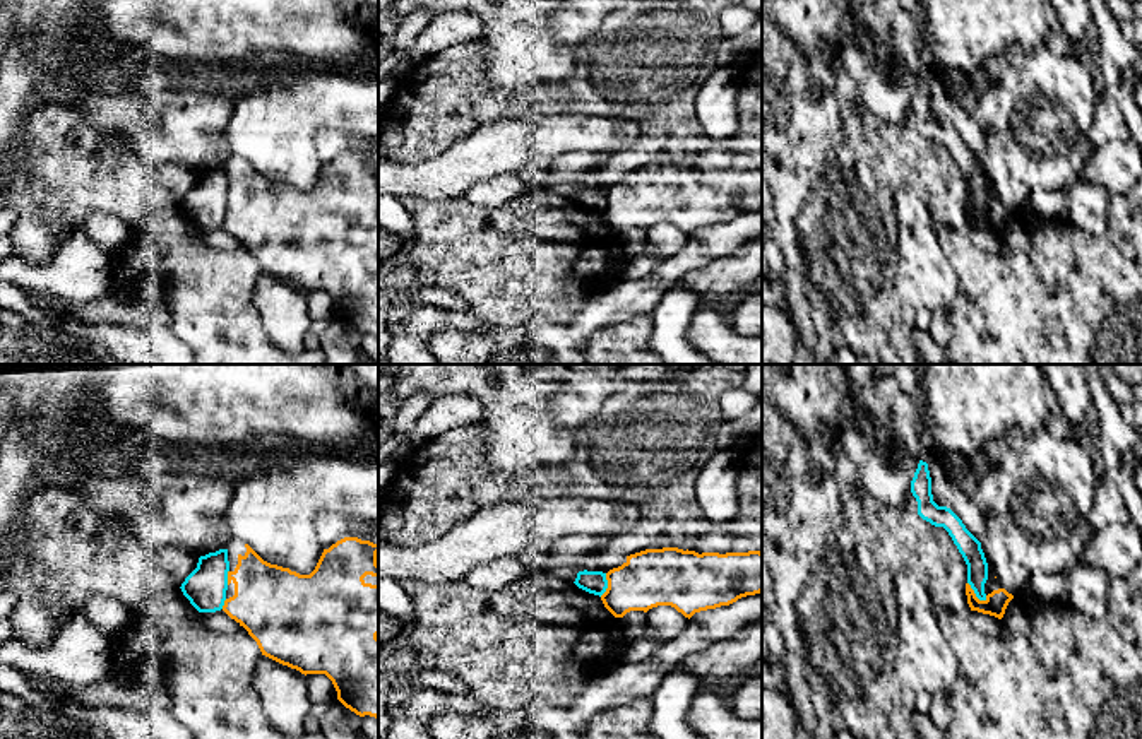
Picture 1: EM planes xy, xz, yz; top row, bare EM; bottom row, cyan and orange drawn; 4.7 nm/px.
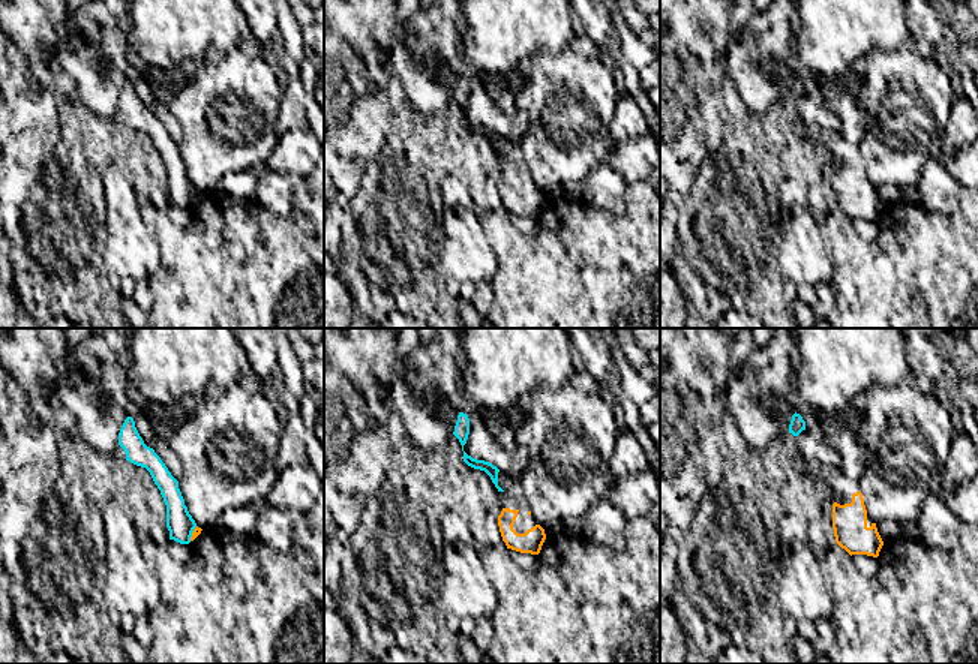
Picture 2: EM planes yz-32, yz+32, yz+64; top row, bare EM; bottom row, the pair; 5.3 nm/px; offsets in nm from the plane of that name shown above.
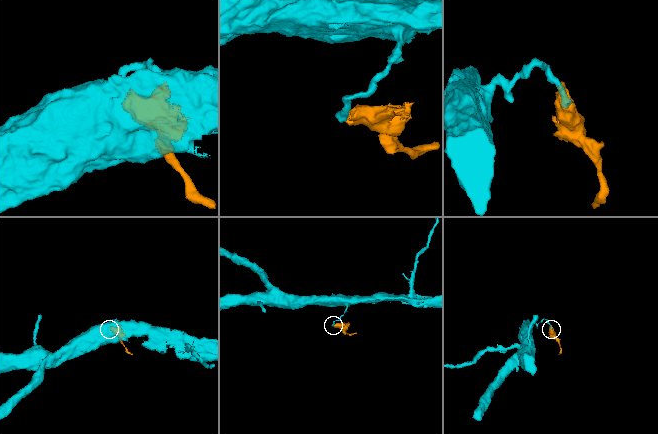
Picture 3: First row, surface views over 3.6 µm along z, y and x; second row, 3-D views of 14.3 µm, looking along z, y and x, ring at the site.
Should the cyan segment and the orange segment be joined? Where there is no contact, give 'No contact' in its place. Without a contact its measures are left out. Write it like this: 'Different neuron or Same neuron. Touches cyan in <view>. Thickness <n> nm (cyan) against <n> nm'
Same neuron. Touches cyan in yz. Thickness 100 nm (cyan) against 110 nm

